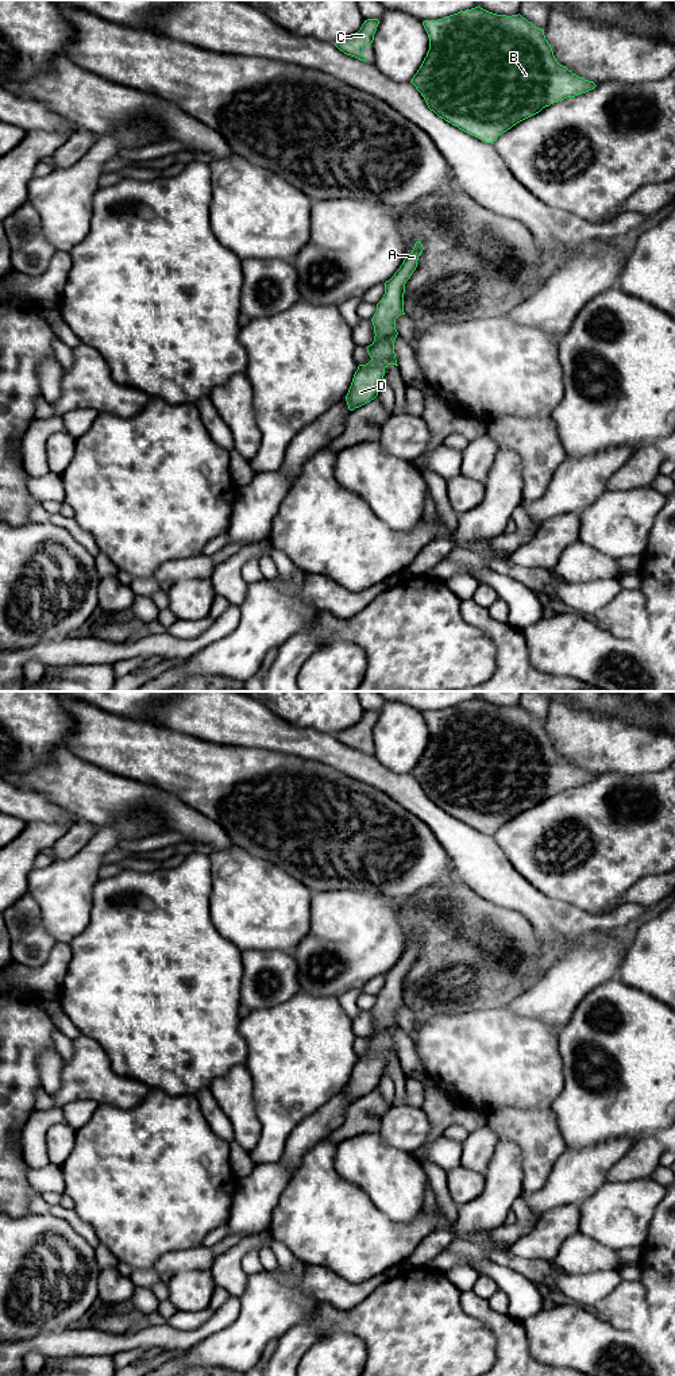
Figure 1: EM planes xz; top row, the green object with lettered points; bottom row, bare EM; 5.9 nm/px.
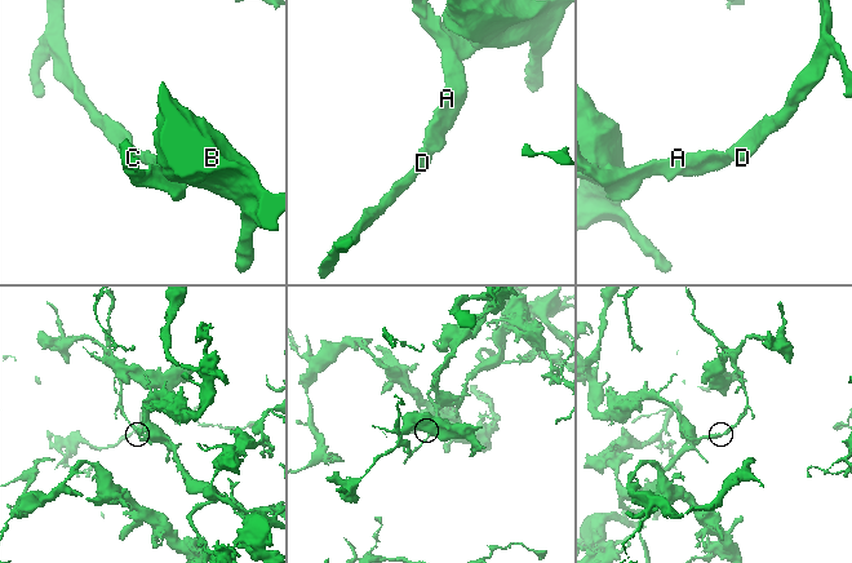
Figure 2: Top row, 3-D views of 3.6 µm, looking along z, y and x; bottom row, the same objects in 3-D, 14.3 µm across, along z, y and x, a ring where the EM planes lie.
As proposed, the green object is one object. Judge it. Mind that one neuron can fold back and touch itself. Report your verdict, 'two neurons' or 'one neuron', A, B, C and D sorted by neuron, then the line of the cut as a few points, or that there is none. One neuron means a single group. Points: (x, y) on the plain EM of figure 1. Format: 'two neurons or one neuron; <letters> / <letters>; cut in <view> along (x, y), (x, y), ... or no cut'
one neuron; A B C D; no cut

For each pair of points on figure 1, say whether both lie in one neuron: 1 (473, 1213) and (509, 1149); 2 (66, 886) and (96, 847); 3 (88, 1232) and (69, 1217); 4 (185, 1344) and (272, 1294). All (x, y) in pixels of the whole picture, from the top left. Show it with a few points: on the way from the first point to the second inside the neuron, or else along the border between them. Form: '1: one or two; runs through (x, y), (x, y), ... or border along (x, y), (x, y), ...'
1: one; runs through (489, 1197), (502, 1183), (505, 1166)
2: one; runs through (76, 877), (92, 856)
3: one; runs through (84, 1229), (73, 1221)
4: two; border along (239, 1298), (238, 1317), (213, 1333)

